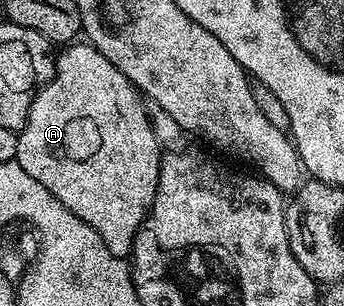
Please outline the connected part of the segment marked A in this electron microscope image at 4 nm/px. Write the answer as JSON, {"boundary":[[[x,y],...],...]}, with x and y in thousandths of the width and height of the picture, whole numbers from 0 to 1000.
{"boundary":[[[218,134],[166,170],[157,248],[102,310],[76,402],[52,431],[47,529],[81,578],[116,592],[186,683],[267,735],[323,827],[366,840],[387,824],[395,761],[448,673],[471,507],[416,314],[270,141]]]}

